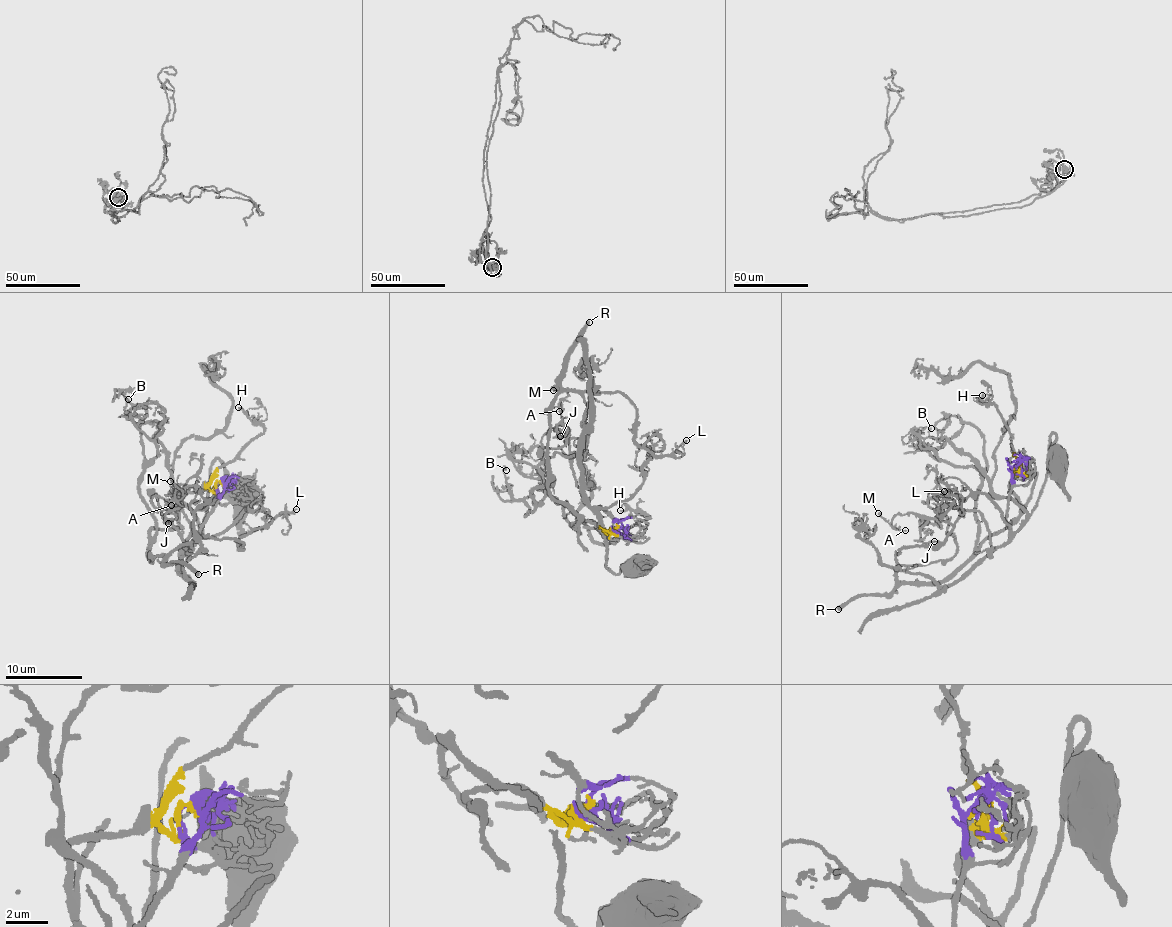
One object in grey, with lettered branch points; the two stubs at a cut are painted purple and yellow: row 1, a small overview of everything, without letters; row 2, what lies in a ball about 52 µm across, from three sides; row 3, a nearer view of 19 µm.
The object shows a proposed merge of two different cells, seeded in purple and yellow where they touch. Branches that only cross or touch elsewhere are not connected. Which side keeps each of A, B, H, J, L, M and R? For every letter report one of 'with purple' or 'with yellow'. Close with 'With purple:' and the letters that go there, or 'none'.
A: with yellow
B: with yellow
H: with yellow
J: with yellow
L: with yellow
M: with yellow
R: with yellow
With purple: none

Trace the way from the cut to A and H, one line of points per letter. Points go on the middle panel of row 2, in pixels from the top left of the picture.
A: (616, 528), (573, 527), (549, 490), (560, 393), (586, 405), (586, 445), (544, 453), (559, 412)
H: (616, 528), (607, 531), (612, 527), (628, 529), (648, 517), (619, 510)

